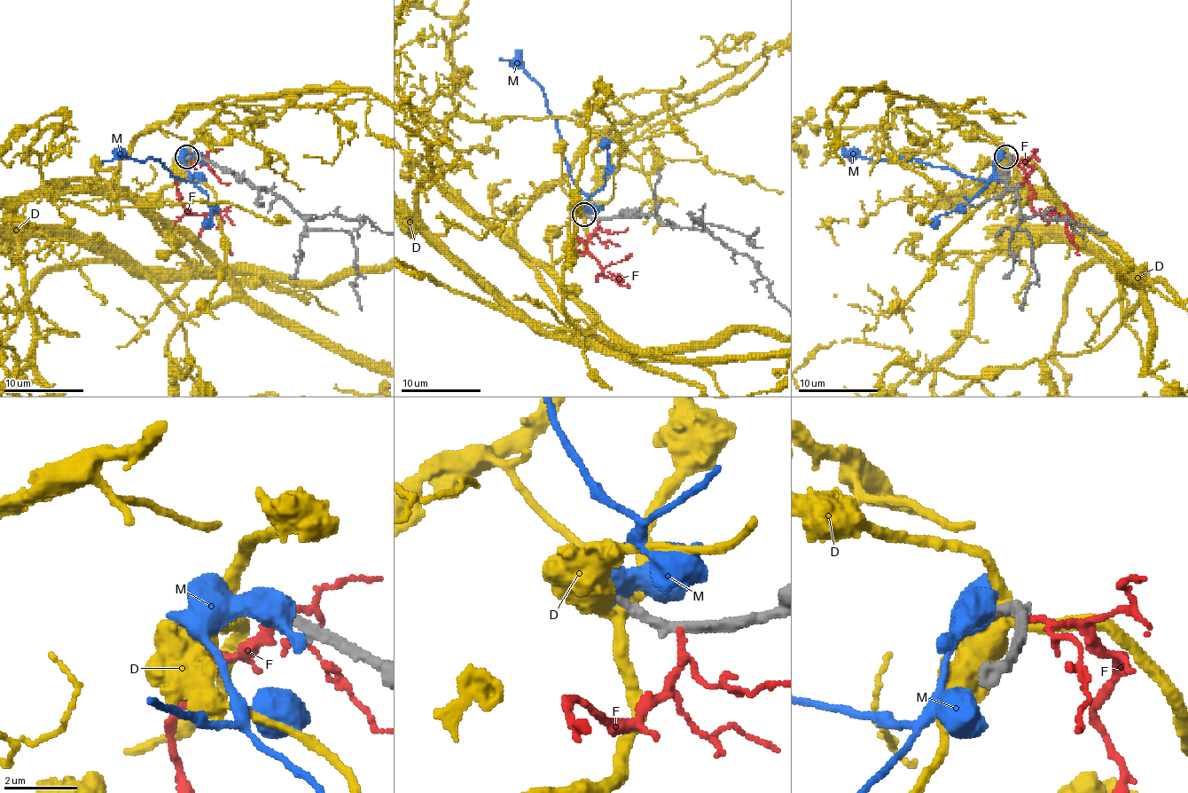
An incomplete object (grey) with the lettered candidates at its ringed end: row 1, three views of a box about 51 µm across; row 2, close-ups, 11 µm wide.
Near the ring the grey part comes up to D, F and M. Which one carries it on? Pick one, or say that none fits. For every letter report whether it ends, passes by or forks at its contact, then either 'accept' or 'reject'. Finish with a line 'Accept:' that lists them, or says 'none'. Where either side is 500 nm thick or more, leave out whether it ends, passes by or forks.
D: it forks | reject
F: it passes by | reject
M: reject
Accept: none

